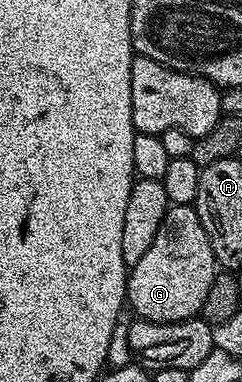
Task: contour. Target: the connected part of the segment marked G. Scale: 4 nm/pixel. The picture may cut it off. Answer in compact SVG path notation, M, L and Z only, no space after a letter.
M169 205L166 216L162 220L162 228L158 228L158 236L154 236L154 244L138 264L134 264L126 274L126 302L136 313L137 319L145 322L181 322L187 318L195 318L200 314L202 304L206 304L206 292L210 292L210 284L214 284L214 276L218 273L214 248L210 244L210 236L206 228L202 228L202 220L198 216L195 205Z

